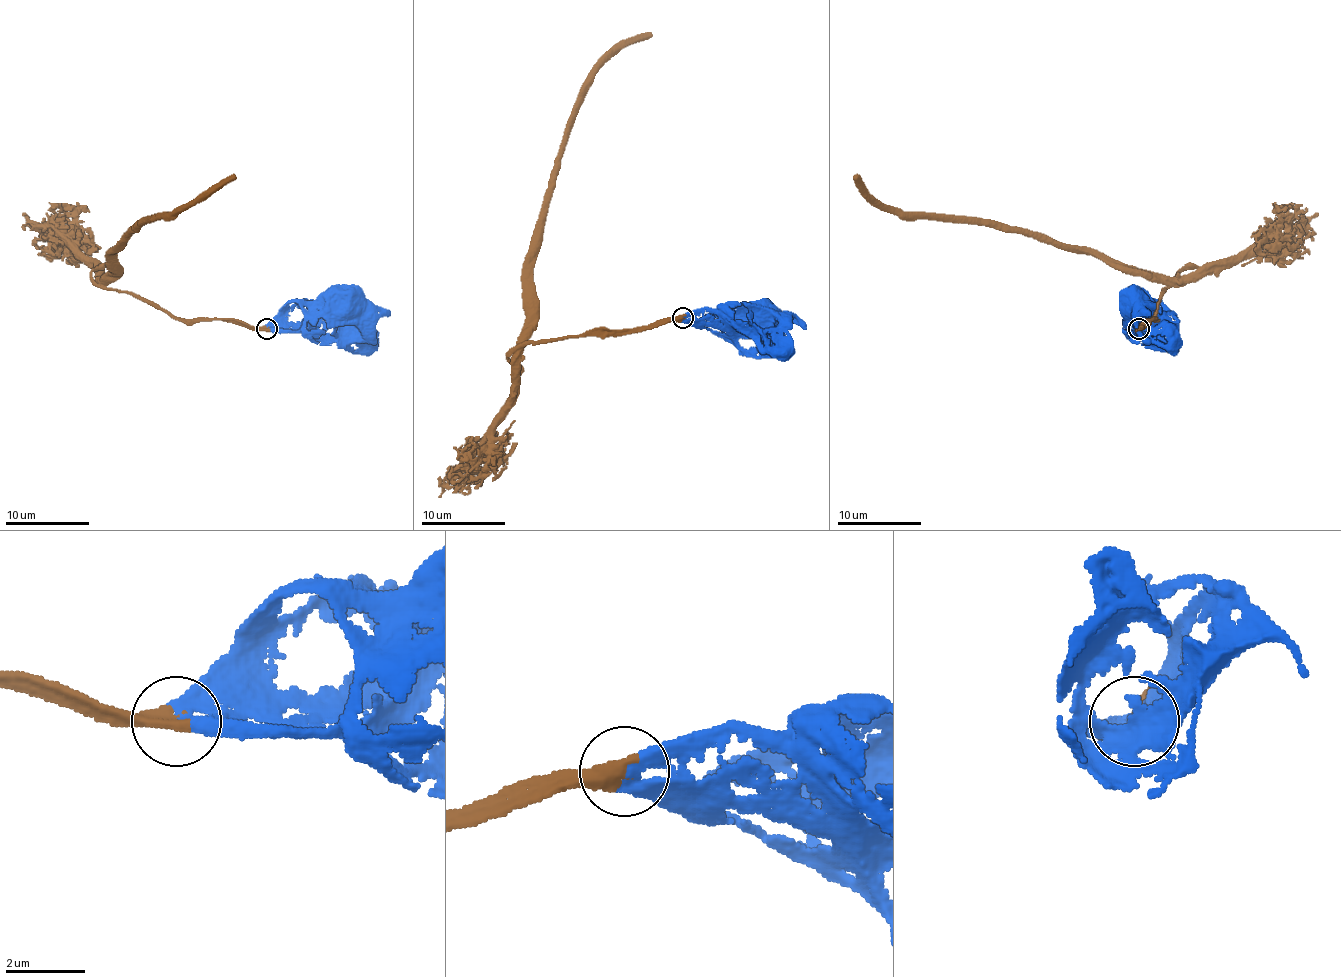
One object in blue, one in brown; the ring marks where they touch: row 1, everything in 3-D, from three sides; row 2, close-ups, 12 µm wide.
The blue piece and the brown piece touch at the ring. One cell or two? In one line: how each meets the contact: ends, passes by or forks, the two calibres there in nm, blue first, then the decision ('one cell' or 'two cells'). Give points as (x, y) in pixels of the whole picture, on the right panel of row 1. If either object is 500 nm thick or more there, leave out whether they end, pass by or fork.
blue ends there; brown ends there; 460 nm thick on the blue side, 420 nm on the other; one cell

